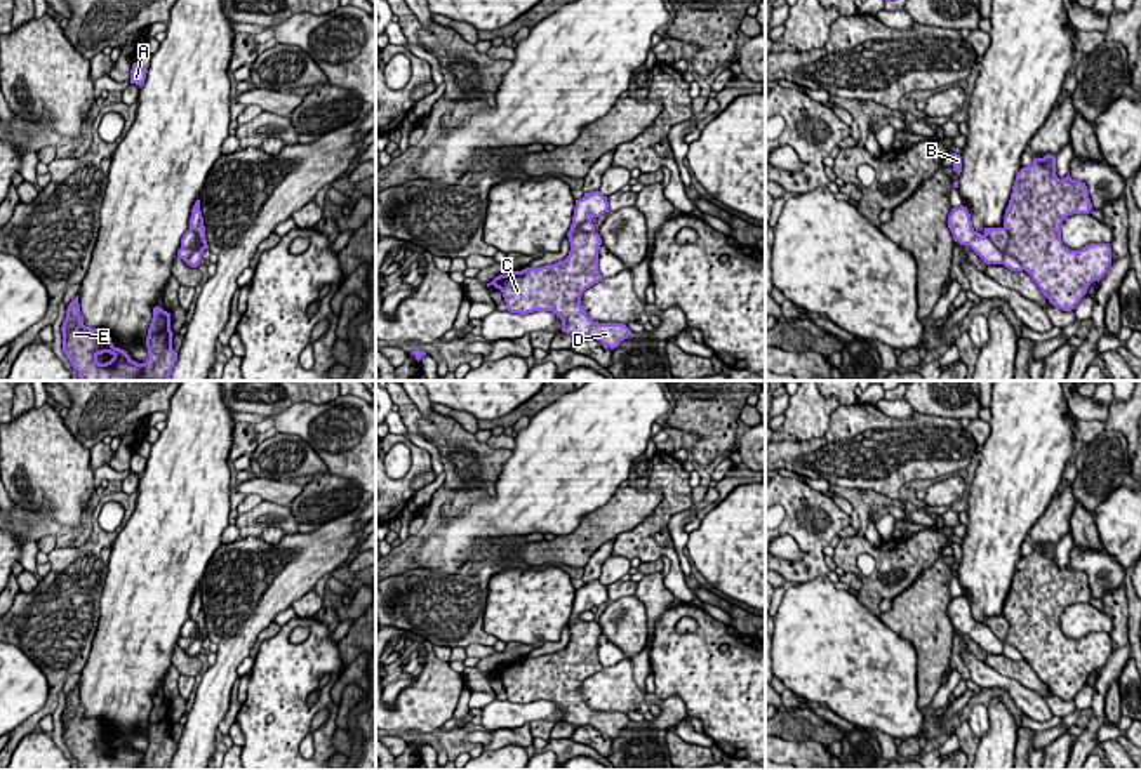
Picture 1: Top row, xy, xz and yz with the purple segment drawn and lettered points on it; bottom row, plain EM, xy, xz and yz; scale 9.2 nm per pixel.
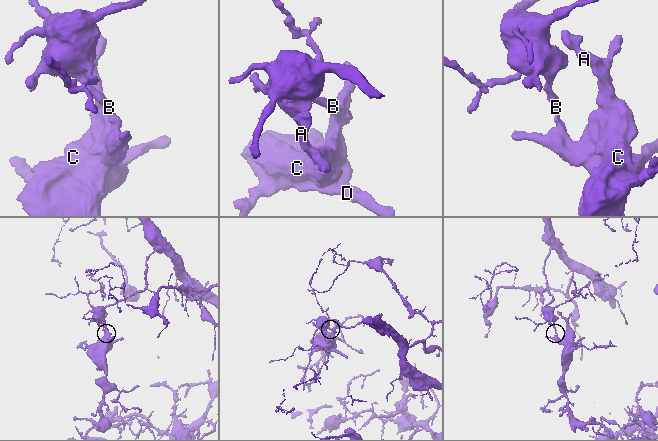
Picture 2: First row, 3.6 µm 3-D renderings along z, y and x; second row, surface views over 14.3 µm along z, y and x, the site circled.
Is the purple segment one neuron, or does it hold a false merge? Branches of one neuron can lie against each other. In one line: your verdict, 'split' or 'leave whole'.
split

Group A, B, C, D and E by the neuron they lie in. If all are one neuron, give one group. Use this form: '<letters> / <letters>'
A C D E / B

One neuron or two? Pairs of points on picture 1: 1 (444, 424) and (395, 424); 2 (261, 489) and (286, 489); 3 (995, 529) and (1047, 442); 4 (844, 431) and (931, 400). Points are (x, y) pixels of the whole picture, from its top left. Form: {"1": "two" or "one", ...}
{"1": "two", "2": "one", "3": "one", "4": "two"}

